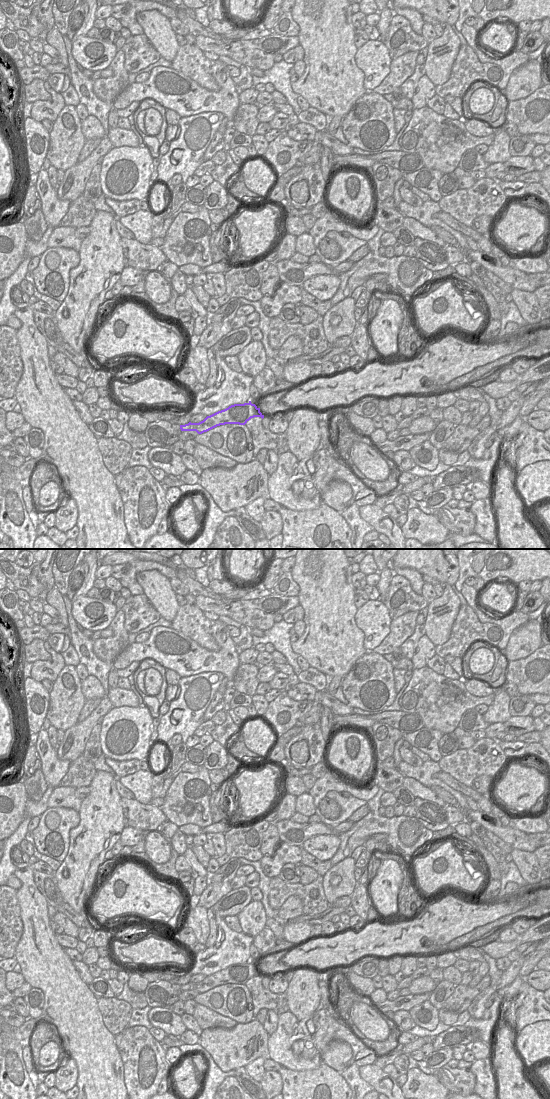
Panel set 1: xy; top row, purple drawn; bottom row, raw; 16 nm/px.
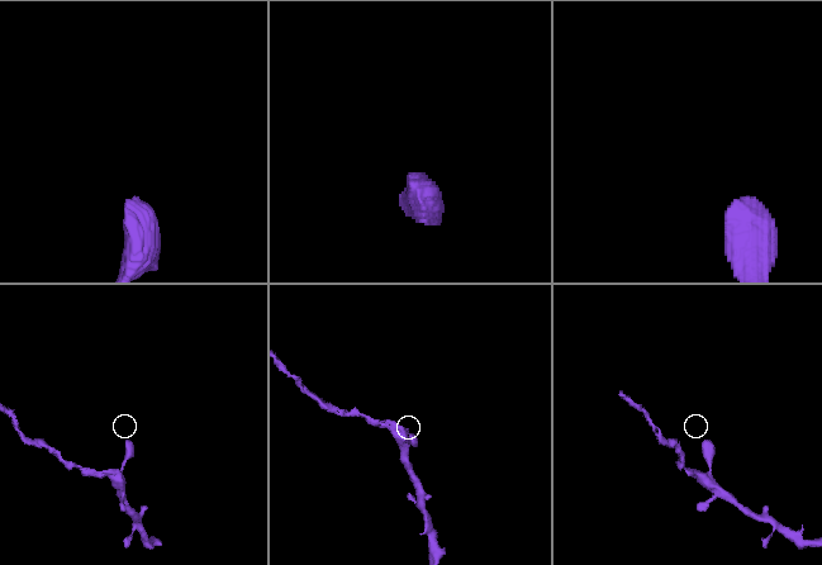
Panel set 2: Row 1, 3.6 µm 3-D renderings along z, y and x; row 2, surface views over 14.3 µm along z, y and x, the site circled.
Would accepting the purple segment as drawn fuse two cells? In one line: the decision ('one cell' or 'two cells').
two cells

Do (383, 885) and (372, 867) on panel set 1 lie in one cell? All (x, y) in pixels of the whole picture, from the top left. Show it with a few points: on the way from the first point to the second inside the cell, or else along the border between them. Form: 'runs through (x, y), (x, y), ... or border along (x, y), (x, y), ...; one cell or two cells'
border along (381, 861), (371, 881); two cells

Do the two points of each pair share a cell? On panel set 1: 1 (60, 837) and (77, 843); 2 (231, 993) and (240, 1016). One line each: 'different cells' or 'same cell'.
1: different cells
2: same cell

